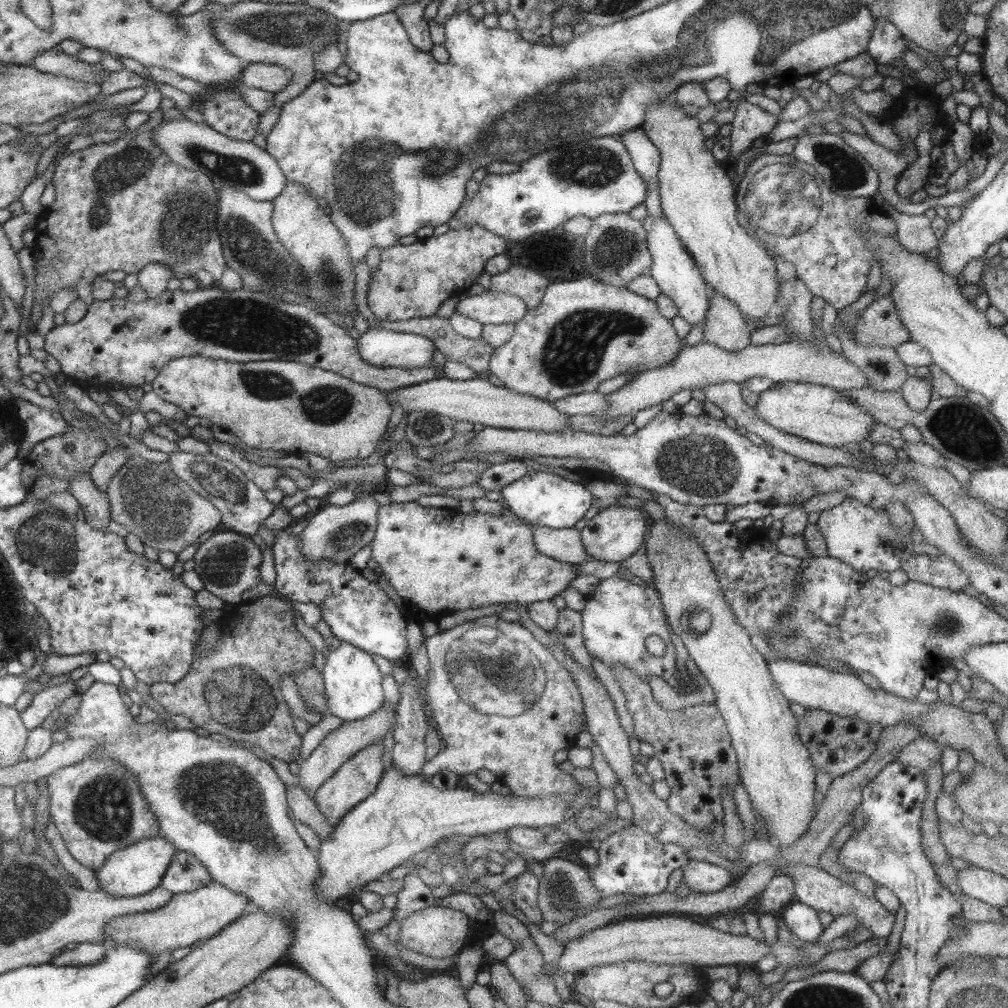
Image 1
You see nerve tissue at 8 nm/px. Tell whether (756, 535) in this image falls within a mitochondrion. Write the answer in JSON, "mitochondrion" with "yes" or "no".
{"mitochondrion":"no"}

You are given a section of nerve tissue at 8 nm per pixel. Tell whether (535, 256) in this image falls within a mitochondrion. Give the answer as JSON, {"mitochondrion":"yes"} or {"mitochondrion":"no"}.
{"mitochondrion":"no"}

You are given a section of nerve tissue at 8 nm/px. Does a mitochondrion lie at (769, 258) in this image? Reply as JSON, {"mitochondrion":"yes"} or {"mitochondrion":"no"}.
{"mitochondrion":"no"}

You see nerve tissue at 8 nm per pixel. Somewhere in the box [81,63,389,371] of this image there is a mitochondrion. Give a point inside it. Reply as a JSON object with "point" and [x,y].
{"point":[247,324]}

